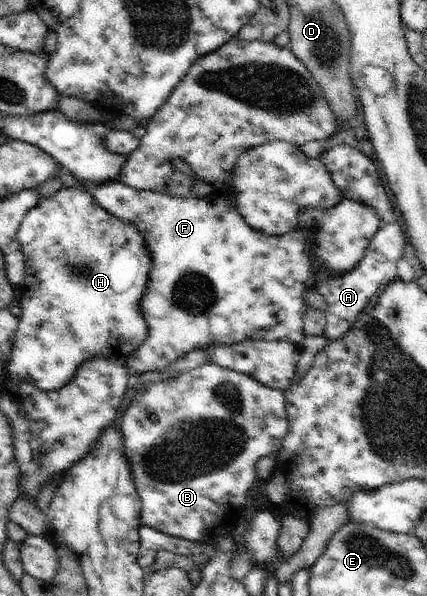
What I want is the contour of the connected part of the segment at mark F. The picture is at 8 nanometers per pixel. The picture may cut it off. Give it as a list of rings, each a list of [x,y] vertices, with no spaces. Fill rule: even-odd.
[[[117,181],[83,185],[82,189],[90,191],[108,213],[132,223],[143,233],[152,257],[148,287],[140,301],[140,313],[148,324],[148,337],[126,359],[131,372],[142,375],[164,372],[168,365],[176,363],[186,353],[206,349],[208,345],[236,345],[254,339],[290,341],[300,347],[305,337],[304,315],[309,306],[304,299],[305,292],[315,291],[320,273],[322,277],[344,277],[344,273],[352,273],[380,227],[380,217],[372,207],[344,197],[332,209],[304,209],[294,233],[269,236],[253,229],[236,205],[227,203],[224,197],[214,193],[202,198],[190,194],[171,196],[137,190]]]

